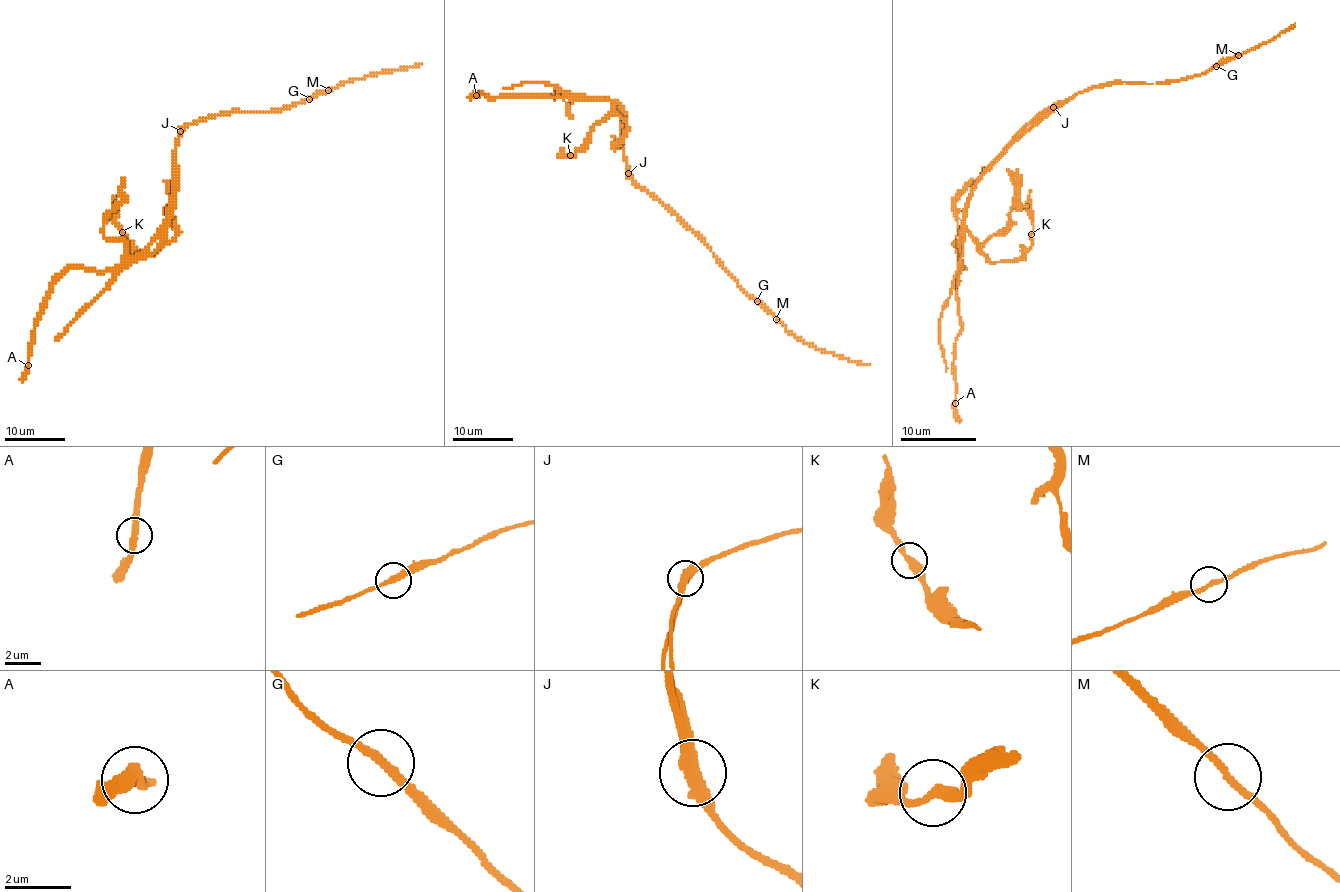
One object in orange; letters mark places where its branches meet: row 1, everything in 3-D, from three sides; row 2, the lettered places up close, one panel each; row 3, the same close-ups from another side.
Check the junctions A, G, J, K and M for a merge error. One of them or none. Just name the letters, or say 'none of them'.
J

